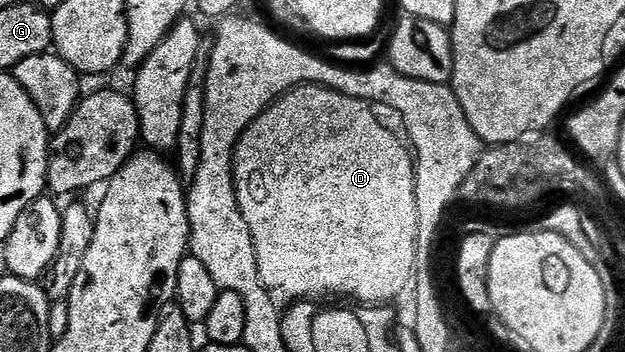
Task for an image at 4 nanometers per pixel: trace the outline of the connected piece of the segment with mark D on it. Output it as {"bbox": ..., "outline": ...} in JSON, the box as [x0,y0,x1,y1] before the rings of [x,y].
{"bbox":[232,84,420,307],"outline":[[[303,84],[285,93],[283,97],[273,101],[272,104],[248,126],[246,132],[240,137],[240,142],[236,145],[236,156],[232,163],[232,178],[236,184],[237,197],[239,203],[244,205],[244,217],[248,217],[248,225],[252,225],[252,237],[256,237],[256,251],[260,253],[260,275],[264,276],[264,281],[268,281],[268,285],[272,285],[274,295],[278,295],[281,301],[285,301],[287,298],[305,301],[309,299],[309,294],[318,295],[319,293],[326,292],[342,292],[343,294],[352,293],[352,302],[360,302],[369,307],[375,307],[375,305],[387,306],[392,302],[392,293],[400,293],[400,285],[404,285],[404,281],[408,281],[408,269],[412,269],[412,245],[416,245],[416,220],[420,218],[416,213],[418,203],[412,202],[412,193],[416,189],[414,157],[405,145],[405,142],[403,140],[400,142],[390,130],[386,129],[371,109],[373,108],[369,105],[369,102],[359,101],[356,97],[347,97],[344,93],[339,93],[338,90]]]}

